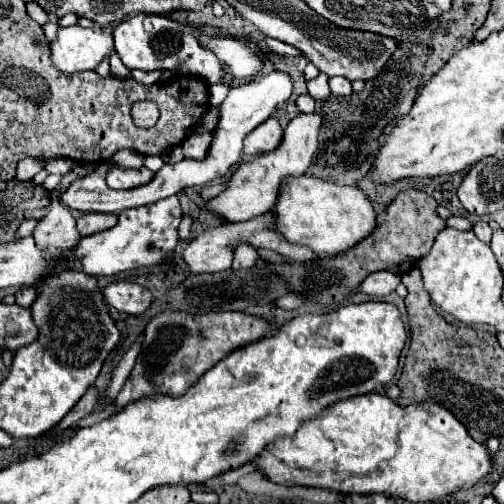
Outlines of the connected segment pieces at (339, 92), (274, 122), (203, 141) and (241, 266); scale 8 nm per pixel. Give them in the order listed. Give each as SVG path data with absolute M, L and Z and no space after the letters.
M333 76L329 78L329 86L331 86L331 92L335 96L349 96L353 90L351 90L351 82L343 76Z
M267 118L263 124L259 124L253 132L247 134L245 138L245 154L267 154L275 150L283 140L283 130L279 126L277 118Z
M211 132L195 134L195 136L185 138L185 142L181 144L183 152L185 152L185 158L201 158L201 154L207 154L209 140L211 140Z
M239 244L235 248L235 258L233 258L233 270L245 270L245 268L251 268L257 260L257 252L255 248L247 246L247 244Z

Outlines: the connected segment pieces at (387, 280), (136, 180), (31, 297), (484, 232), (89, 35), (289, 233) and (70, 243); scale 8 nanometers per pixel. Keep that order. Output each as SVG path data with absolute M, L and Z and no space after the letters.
M381 270L381 272L369 274L363 280L363 284L361 284L359 290L365 292L365 294L373 294L373 296L387 296L387 294L391 294L397 288L399 282L401 282L401 278L397 274Z
M113 168L107 174L107 186L113 188L113 190L131 190L131 188L137 188L137 186L143 186L143 184L151 182L153 176L155 174L147 168L139 168L139 170Z
M23 286L17 294L15 294L15 302L19 304L19 306L31 306L35 300L37 300L37 288L33 288L33 286Z
M481 220L481 222L477 222L475 226L473 226L473 232L475 232L475 236L481 240L481 242L485 242L485 244L489 244L489 240L491 240L491 228L489 228L489 224L487 224L487 220Z
M69 26L59 28L57 40L51 42L51 60L53 64L65 72L81 72L95 70L105 58L113 52L113 28L81 28Z
M297 176L287 180L275 204L277 230L291 242L309 246L315 254L339 254L369 238L377 226L371 200L357 186L329 184L319 178Z
M59 202L51 204L47 216L39 220L33 238L41 250L55 258L61 258L81 240L79 232L75 230L75 216Z

